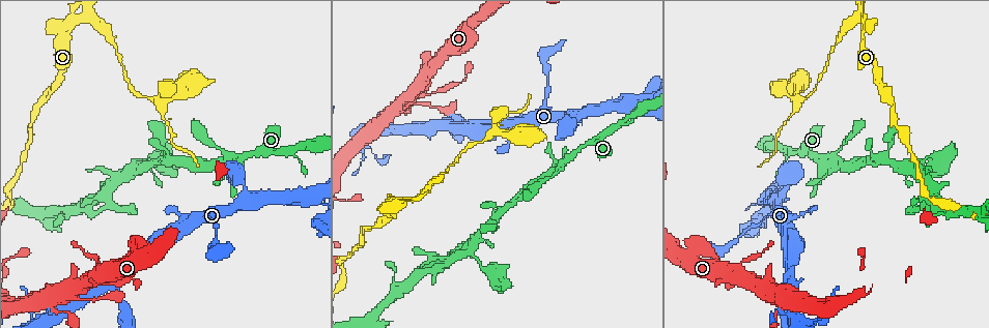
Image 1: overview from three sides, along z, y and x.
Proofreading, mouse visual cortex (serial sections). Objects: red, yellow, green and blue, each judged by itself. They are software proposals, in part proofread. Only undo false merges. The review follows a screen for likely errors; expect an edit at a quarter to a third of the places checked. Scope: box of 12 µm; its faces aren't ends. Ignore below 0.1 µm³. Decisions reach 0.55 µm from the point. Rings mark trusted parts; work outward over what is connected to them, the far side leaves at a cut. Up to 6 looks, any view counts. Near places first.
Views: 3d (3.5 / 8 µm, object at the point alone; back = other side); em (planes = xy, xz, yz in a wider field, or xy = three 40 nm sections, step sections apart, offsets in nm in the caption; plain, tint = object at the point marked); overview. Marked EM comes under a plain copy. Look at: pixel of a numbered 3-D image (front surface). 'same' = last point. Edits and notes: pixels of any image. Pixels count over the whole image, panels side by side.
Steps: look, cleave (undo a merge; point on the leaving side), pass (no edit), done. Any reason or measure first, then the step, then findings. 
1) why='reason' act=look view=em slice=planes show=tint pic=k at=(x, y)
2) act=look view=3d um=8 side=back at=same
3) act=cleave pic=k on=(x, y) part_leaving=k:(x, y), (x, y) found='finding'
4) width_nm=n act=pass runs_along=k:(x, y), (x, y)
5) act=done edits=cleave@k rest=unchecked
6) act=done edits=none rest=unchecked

why='a fork' act=look view=3d um=8 pic=1 at=(427, 95)

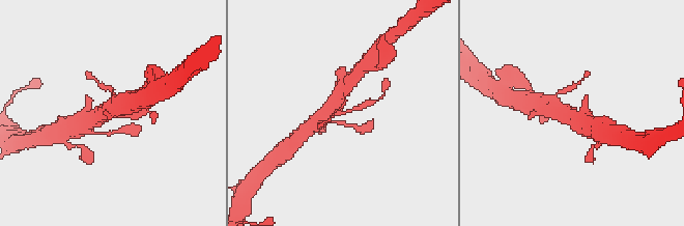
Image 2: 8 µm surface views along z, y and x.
act=look view=em slice=xy step=3 show=tint pic=2 at=(339, 112)

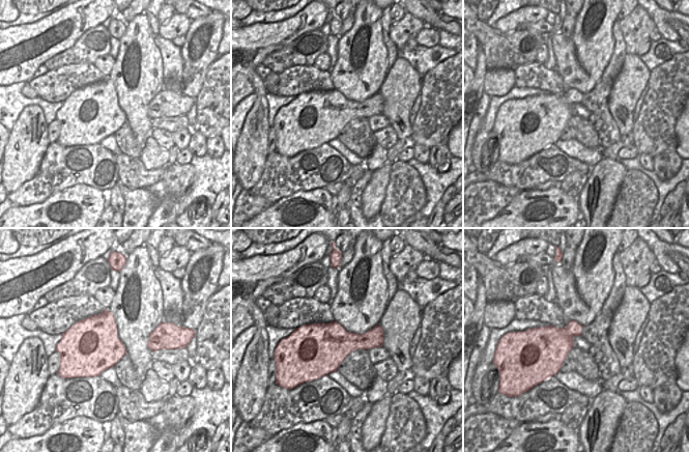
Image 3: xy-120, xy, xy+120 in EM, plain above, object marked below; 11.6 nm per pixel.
act=pass runs_along=2:(337, 99), (322, 117), (295, 139) found='all the same cell'

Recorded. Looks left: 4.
why='looks like a crossing' act=look view=3d um=3.5 pic=1 at=(86, 18)

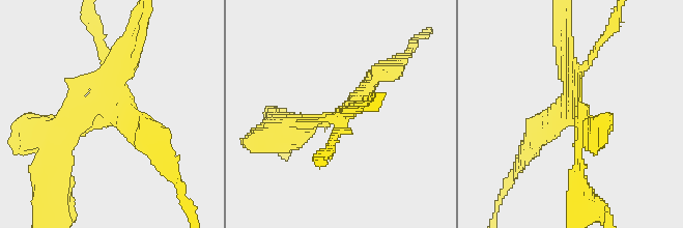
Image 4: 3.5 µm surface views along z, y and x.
why='shape alone is not enough' act=look view=em slice=xy step=5 show=tint pic=4 at=(572, 114)

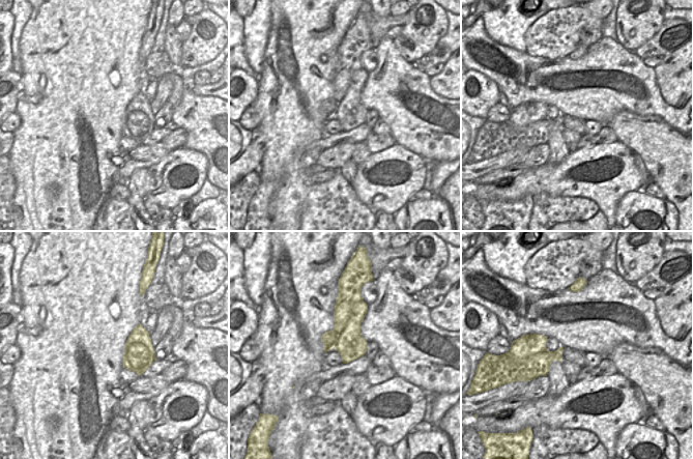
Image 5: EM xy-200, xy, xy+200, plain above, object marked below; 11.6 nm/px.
arms=4 act=cleave pic=4 on=(548, 129) part_leaving=4:(570, 115), (538, 134), (522, 166) found='a second cell is stuck on'

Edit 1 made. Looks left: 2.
why='arms part here' act=look view=3d um=3.5 pic=1 at=(303, 200)

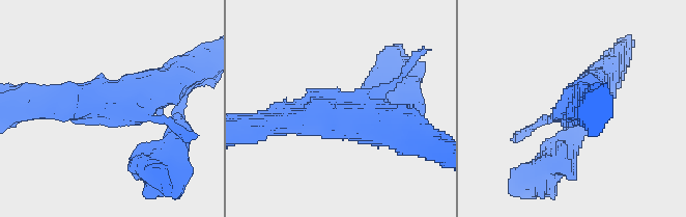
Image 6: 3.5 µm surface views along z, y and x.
arms=3 arm_widths_nm=300,350,400 why='now the EM' act=look view=em slice=xy step=1 show=tint pic=6 at=(109, 107)

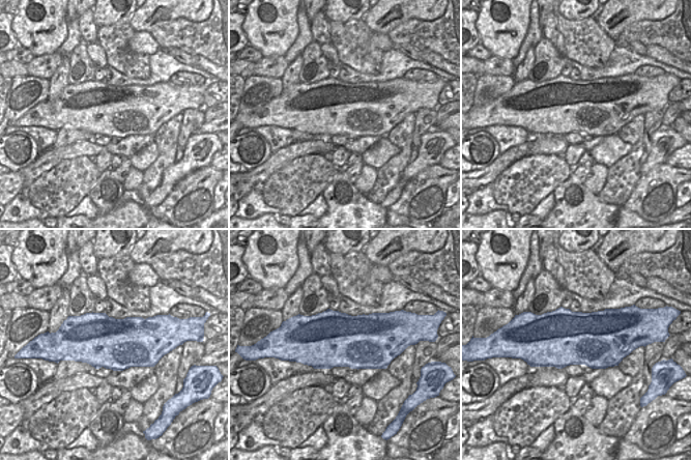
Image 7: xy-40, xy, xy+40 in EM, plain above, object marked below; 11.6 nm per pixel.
width_nm=650 act=pass runs_along=6:(29, 110), (137, 87), (156, 97) found='all the same cell'

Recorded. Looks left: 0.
act=done edits=cleave@4 rest=unchecked

